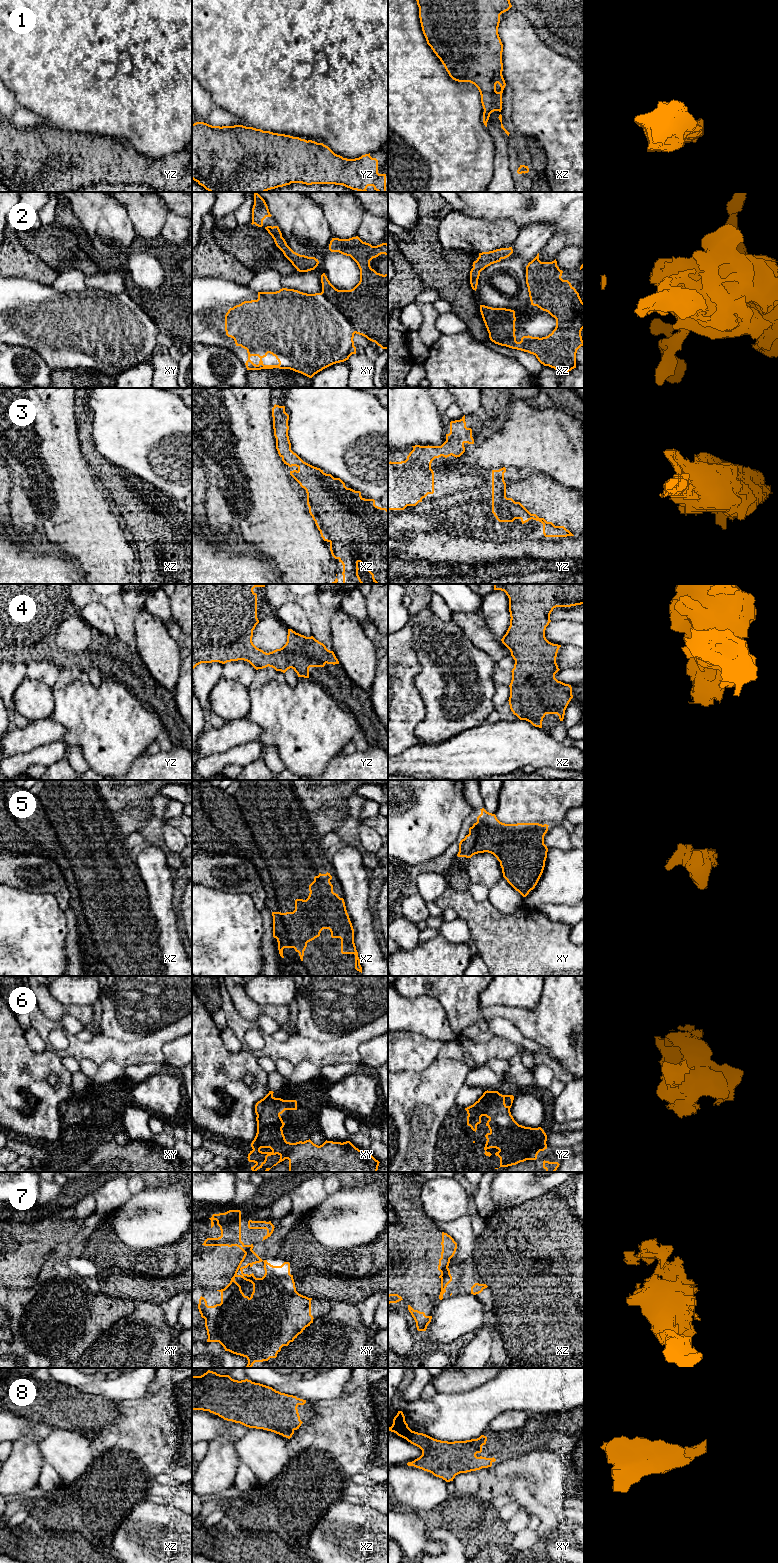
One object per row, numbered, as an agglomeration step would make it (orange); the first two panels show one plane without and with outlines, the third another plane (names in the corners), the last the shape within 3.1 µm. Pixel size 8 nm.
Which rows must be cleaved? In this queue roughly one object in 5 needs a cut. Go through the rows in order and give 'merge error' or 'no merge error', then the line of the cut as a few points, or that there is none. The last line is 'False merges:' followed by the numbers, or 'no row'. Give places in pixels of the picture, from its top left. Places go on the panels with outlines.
1: no merge error | no cut
2: no merge error | no cut
3: no merge error | no cut
4: no merge error | no cut
5: no merge error | no cut
6: no merge error | no cut
7: merge error | xz (447, 1267), (441, 1278)
8: no merge error | no cut
False merges: 7

